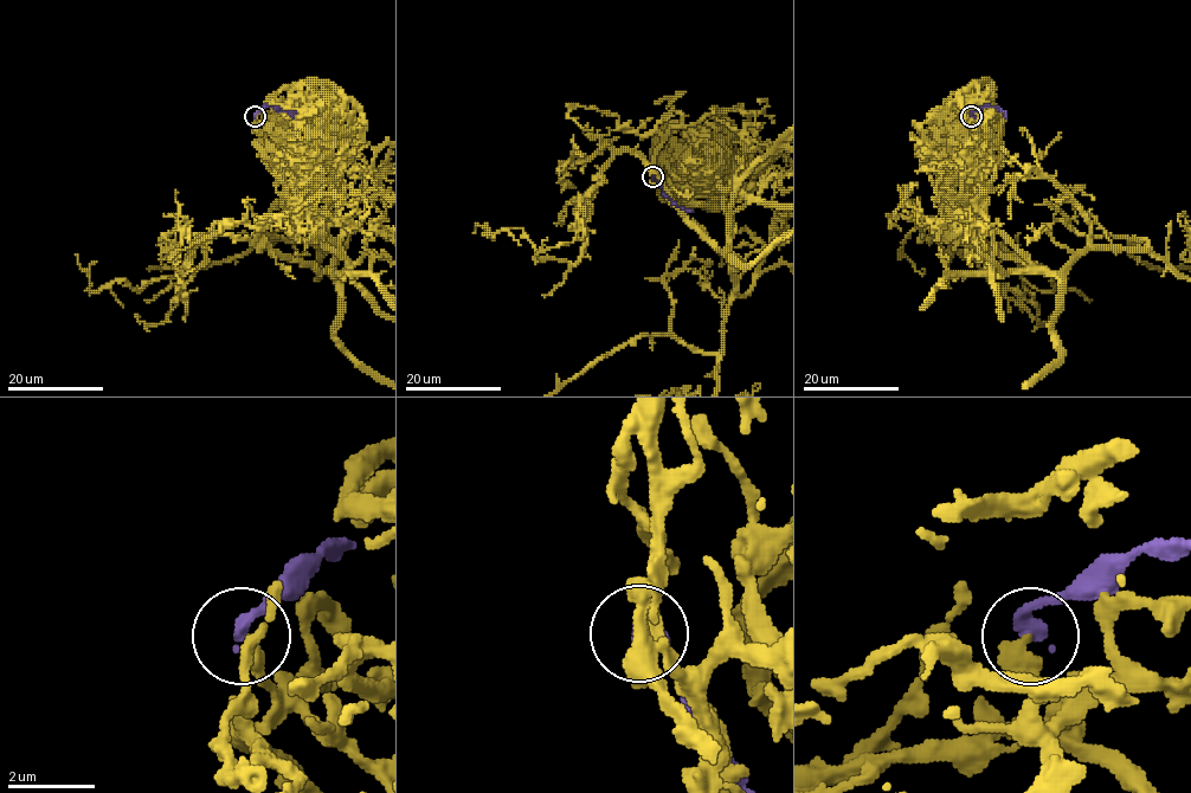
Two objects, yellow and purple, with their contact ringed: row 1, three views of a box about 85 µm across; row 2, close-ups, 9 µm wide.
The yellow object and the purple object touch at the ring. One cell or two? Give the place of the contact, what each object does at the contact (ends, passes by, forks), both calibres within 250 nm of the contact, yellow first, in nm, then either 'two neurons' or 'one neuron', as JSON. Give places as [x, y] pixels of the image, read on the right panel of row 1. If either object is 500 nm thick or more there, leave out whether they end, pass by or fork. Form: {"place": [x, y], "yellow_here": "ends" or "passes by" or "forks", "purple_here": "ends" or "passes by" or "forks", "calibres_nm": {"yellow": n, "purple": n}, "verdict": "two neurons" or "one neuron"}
{"place": [971, 116], "yellow_here": "ends", "purple_here": "ends", "calibres_nm": {"yellow": 400, "purple": 320}, "verdict": "two neurons"}

